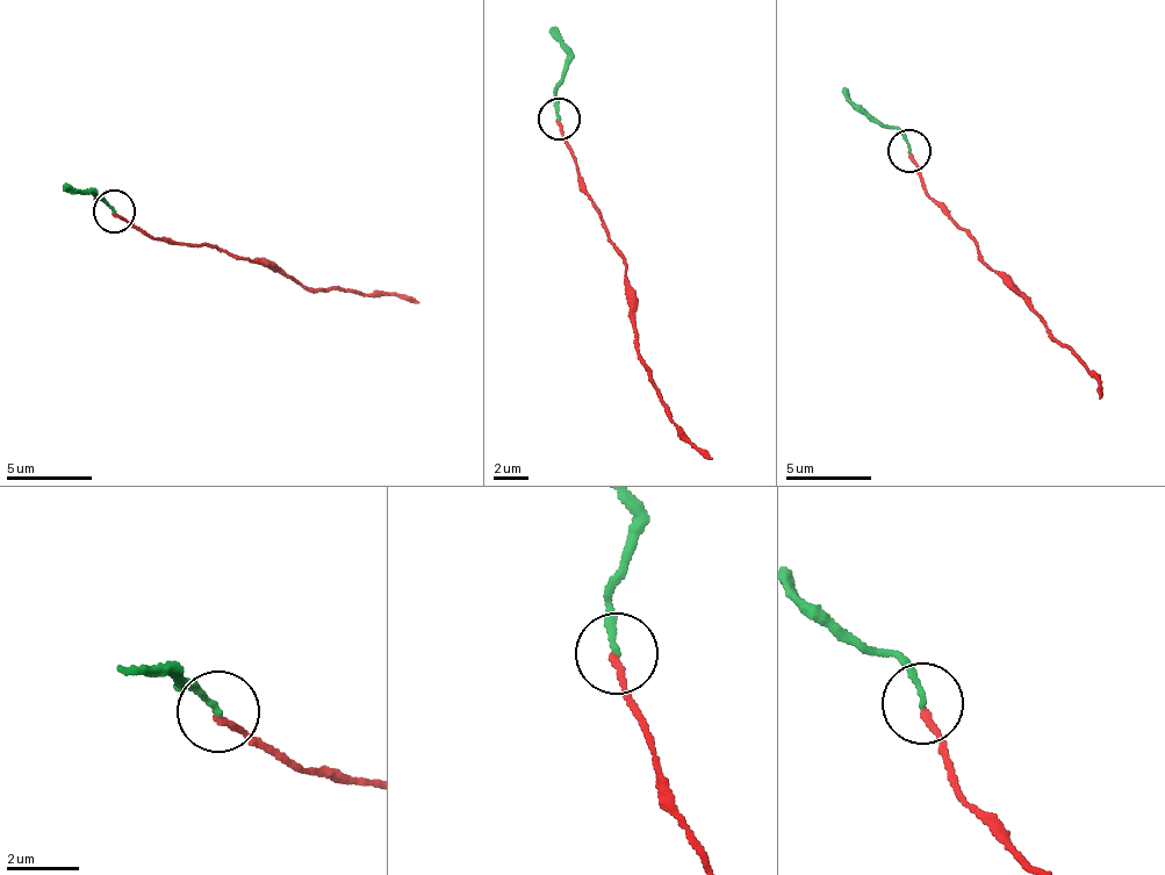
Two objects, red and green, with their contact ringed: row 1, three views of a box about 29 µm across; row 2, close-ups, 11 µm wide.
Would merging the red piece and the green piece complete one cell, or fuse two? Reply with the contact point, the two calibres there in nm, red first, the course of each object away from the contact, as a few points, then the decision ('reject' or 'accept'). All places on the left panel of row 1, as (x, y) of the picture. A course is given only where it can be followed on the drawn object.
(114, 210) | 180/160 nm | red via (113, 212), (156, 238), (207, 242), (251, 263), (258, 257), (313, 289), (379, 292), (418, 301) | green via (113, 212), (99, 195), (94, 200), (90, 192), (62, 184) | accept

